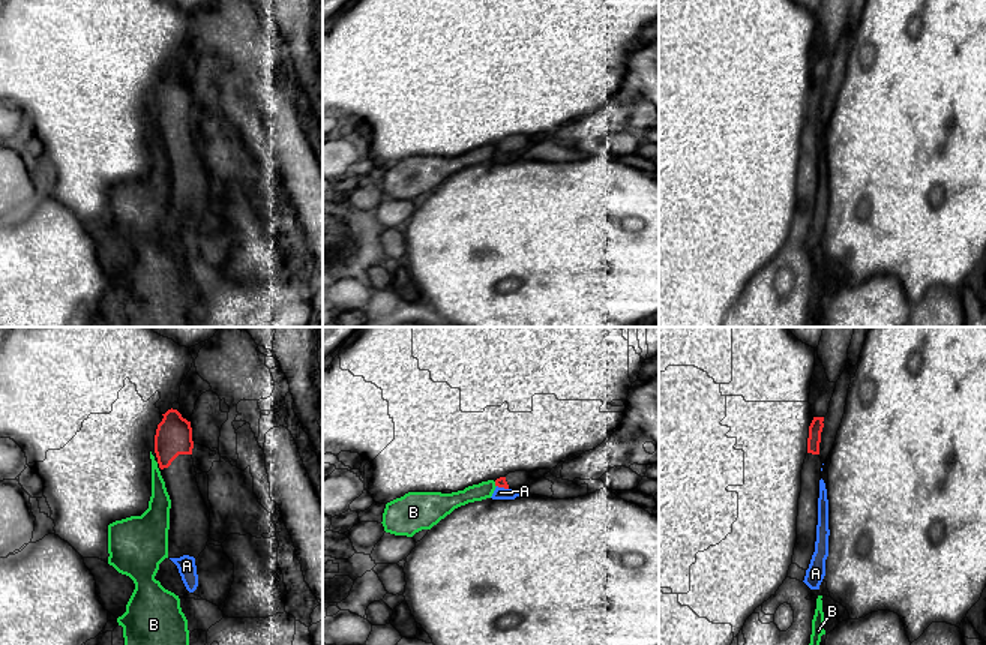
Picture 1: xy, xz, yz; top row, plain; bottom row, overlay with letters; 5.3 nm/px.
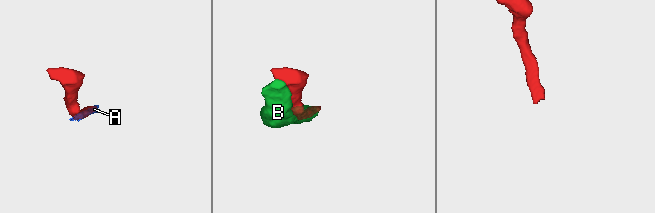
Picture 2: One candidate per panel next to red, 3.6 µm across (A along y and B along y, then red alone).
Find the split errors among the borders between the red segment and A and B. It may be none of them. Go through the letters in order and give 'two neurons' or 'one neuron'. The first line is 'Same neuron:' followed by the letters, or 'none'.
Same neuron: none
A: two neurons
B: two neurons

